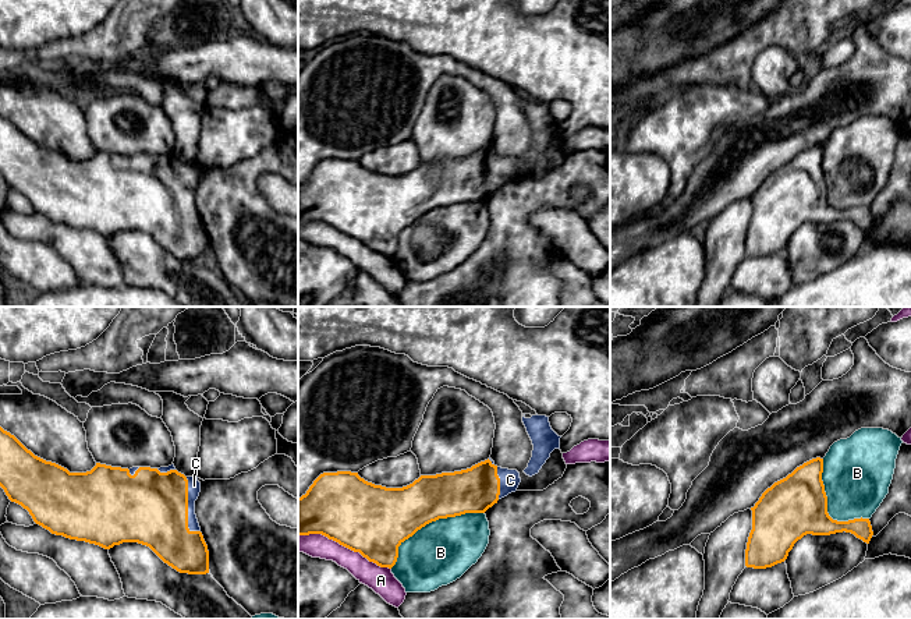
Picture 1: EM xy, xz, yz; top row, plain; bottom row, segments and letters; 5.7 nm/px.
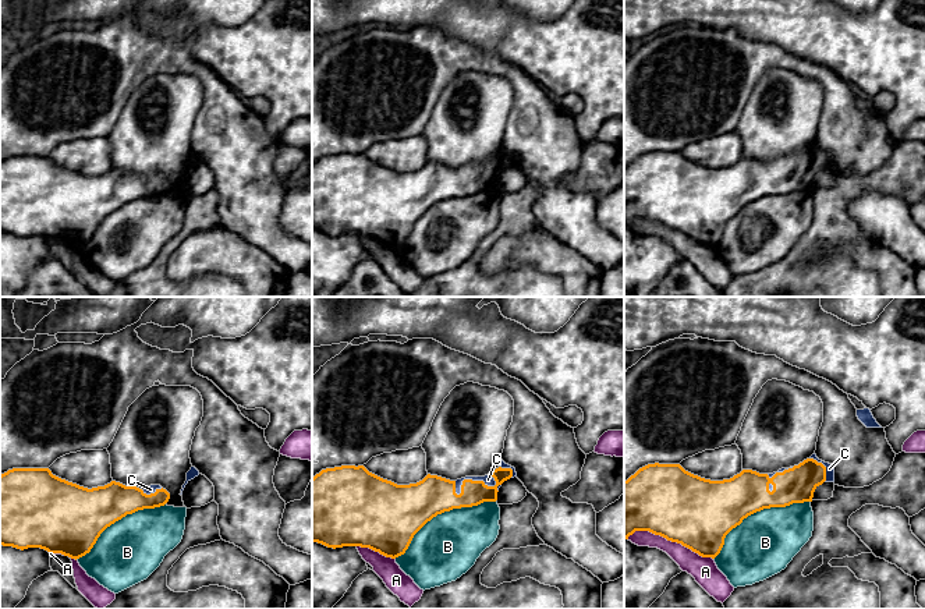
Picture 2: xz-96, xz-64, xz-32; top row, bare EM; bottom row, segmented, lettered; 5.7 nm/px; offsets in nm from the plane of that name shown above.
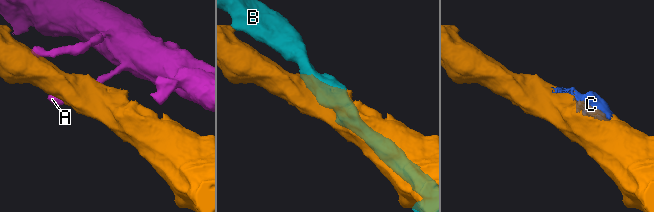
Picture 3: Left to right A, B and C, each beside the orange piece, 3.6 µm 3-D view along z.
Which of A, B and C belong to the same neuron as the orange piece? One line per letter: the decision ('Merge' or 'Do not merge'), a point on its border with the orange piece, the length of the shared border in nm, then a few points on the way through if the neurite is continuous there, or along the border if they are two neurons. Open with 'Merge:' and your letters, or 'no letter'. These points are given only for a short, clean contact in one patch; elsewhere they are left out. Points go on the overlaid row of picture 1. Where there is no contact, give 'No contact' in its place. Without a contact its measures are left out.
Merge: C
A: Do not merge. Touches orange at xz (344, 545). Shared border 550 nm
B: Do not merge. Touches orange at xz (431, 522). Shared border 650 nm
C: Merge. Touches orange at xy (187, 508). Shared border 340 nm

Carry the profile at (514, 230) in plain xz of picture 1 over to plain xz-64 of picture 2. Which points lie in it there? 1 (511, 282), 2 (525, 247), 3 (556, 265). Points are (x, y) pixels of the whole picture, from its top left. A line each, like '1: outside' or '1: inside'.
1: inside
2: outside
3: outside

